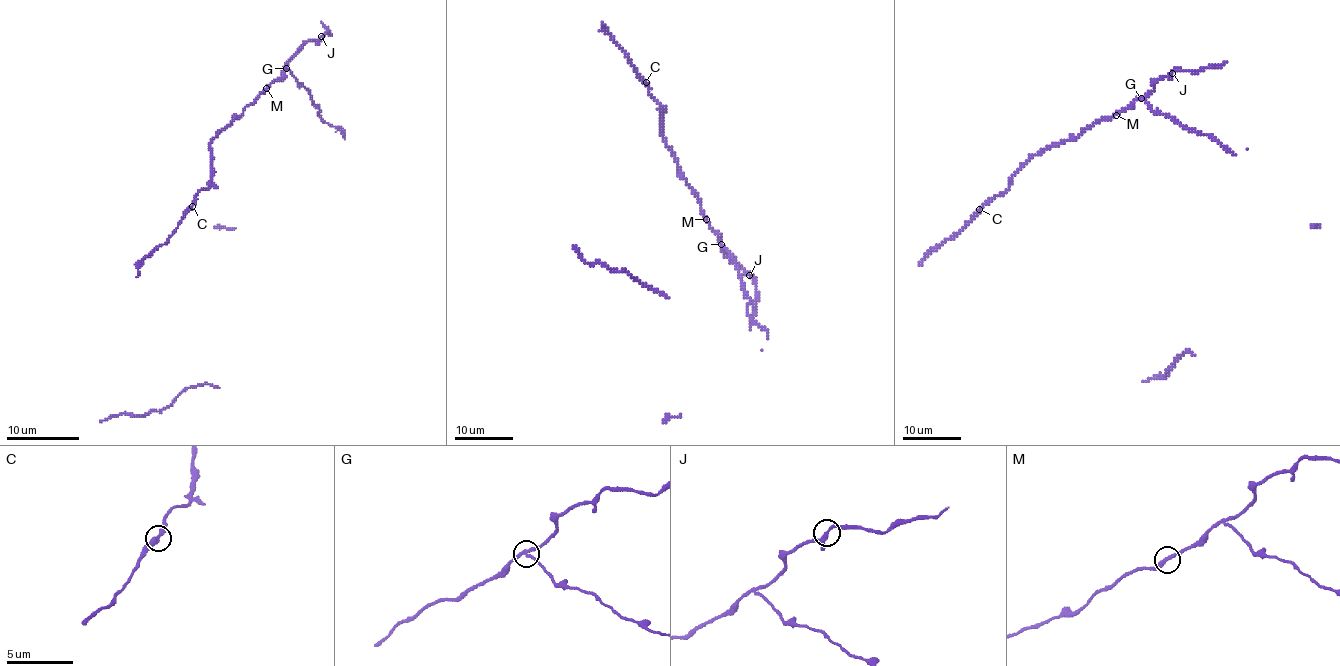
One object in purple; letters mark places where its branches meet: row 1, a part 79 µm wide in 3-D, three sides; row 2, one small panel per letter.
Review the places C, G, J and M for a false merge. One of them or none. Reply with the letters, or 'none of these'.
G

